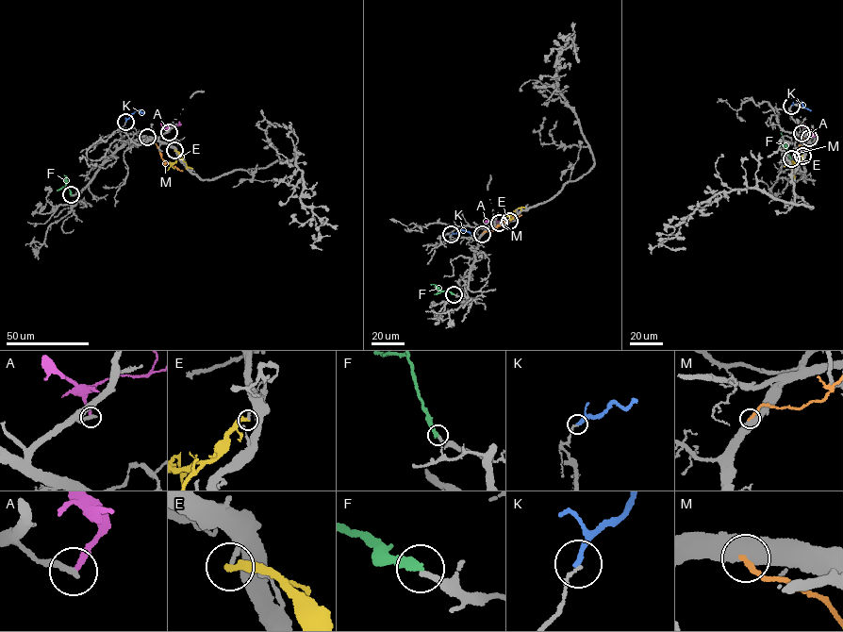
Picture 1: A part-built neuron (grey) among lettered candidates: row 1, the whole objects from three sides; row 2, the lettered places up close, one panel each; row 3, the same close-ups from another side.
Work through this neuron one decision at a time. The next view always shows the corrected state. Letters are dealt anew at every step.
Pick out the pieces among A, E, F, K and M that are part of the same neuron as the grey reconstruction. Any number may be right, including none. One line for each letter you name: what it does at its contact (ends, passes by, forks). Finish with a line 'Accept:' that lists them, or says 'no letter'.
F: it ends there
Accept: F

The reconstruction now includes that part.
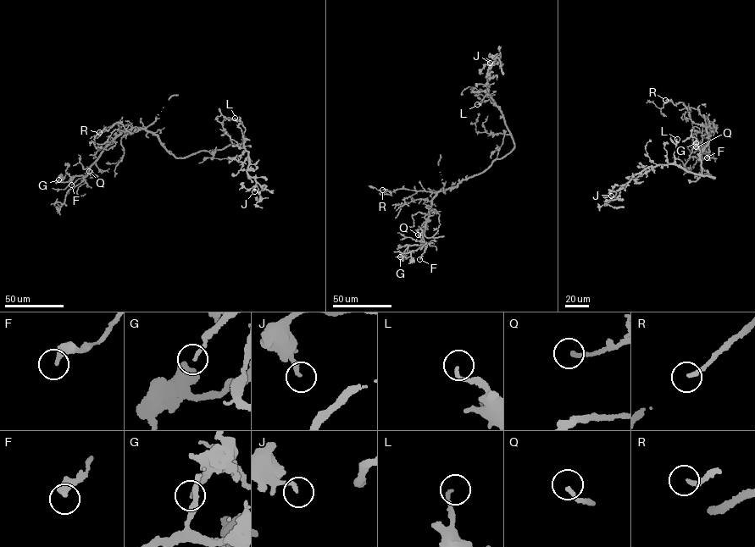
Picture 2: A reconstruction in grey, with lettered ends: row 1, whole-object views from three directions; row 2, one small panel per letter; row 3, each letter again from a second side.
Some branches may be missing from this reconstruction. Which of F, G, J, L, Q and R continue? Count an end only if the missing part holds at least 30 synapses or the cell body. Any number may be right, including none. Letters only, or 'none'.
R

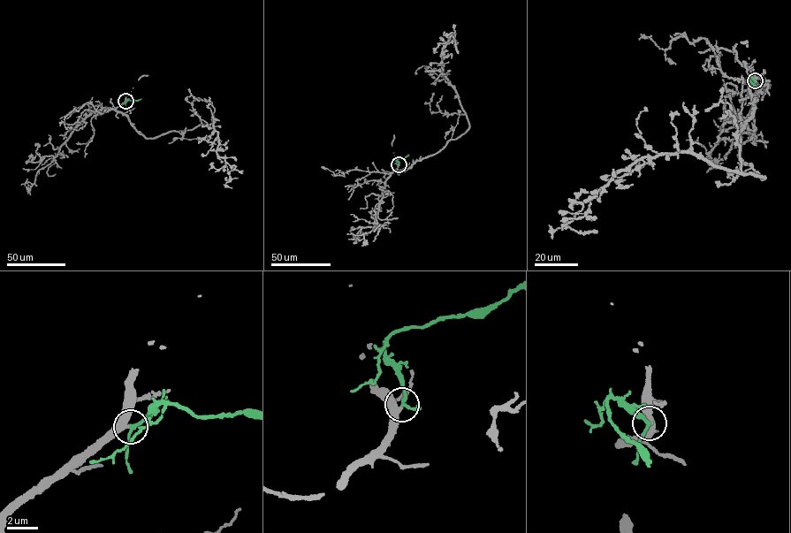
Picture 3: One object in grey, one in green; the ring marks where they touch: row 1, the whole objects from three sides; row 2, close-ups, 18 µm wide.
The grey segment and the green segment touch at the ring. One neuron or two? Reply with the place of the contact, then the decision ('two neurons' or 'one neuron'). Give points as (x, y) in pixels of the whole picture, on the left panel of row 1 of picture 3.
(125, 101) | one neuron

